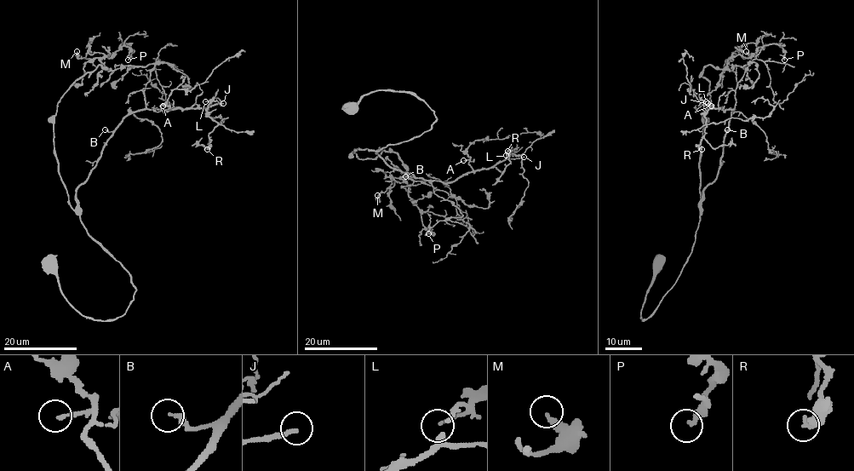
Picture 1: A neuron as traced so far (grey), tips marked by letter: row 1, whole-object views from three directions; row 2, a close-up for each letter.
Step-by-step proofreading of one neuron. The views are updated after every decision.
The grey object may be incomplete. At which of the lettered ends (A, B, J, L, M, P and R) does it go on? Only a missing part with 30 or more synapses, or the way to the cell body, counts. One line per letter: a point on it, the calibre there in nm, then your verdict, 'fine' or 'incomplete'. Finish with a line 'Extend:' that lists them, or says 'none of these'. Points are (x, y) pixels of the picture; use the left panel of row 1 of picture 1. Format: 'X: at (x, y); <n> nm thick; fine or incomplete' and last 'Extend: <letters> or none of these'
A: at (163, 106); 160 nm thick; fine
B: at (105, 129); 220 nm thick; fine
J: at (223, 103); 200 nm thick; incomplete
L: at (205, 101); 120 nm thick; fine
M: at (77, 51); 280 nm thick; fine
P: at (128, 60); 260 nm thick; fine
R: at (207, 149); 280 nm thick; fine
Extend: J

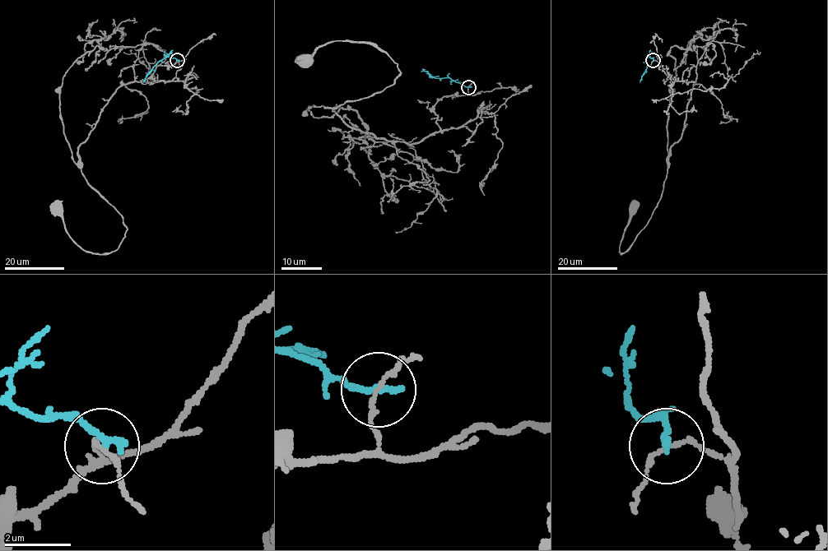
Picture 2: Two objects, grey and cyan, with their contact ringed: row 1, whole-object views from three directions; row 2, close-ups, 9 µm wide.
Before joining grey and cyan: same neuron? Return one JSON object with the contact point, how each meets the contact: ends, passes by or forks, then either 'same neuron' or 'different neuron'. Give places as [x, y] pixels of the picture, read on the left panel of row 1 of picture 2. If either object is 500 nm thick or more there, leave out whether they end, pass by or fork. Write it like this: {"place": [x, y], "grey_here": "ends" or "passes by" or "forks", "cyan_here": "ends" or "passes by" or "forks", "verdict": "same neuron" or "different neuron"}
{"place": [177, 60], "grey_here": "passes by", "cyan_here": "ends", "verdict": "different neuron"}

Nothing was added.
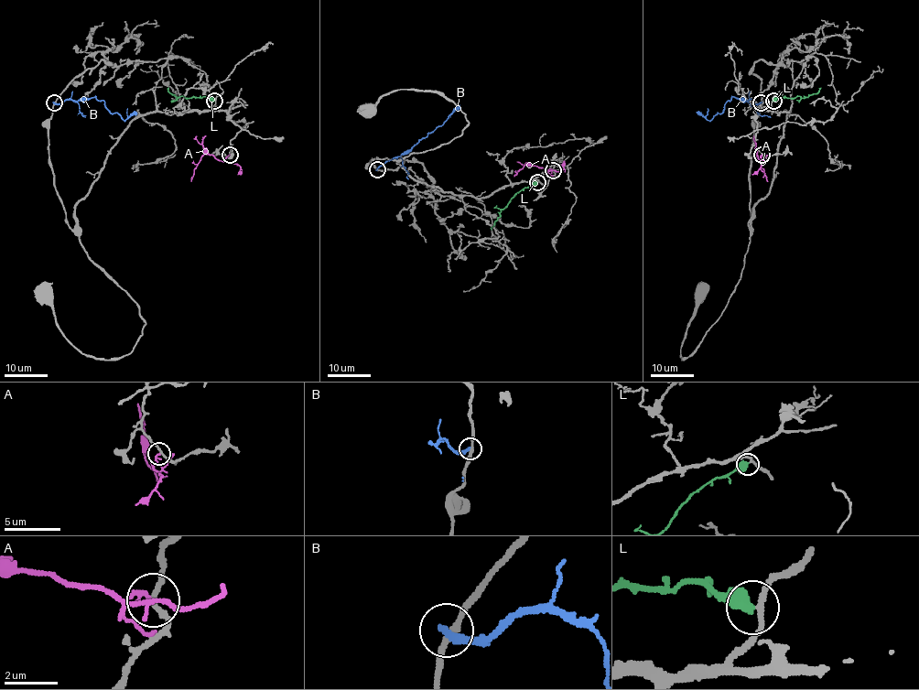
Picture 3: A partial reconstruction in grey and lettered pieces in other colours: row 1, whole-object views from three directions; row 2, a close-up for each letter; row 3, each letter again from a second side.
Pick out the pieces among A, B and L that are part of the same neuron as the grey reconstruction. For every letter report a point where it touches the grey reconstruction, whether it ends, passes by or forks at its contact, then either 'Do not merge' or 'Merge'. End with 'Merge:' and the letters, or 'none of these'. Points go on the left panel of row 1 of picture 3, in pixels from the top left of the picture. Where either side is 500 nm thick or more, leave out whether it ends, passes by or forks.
A: Touches grey at (230, 155). It ends there. Do not merge
B: Touches grey at (54, 102). It ends there. Do not merge
L: Touches grey at (214, 101). Merge
Merge: L

